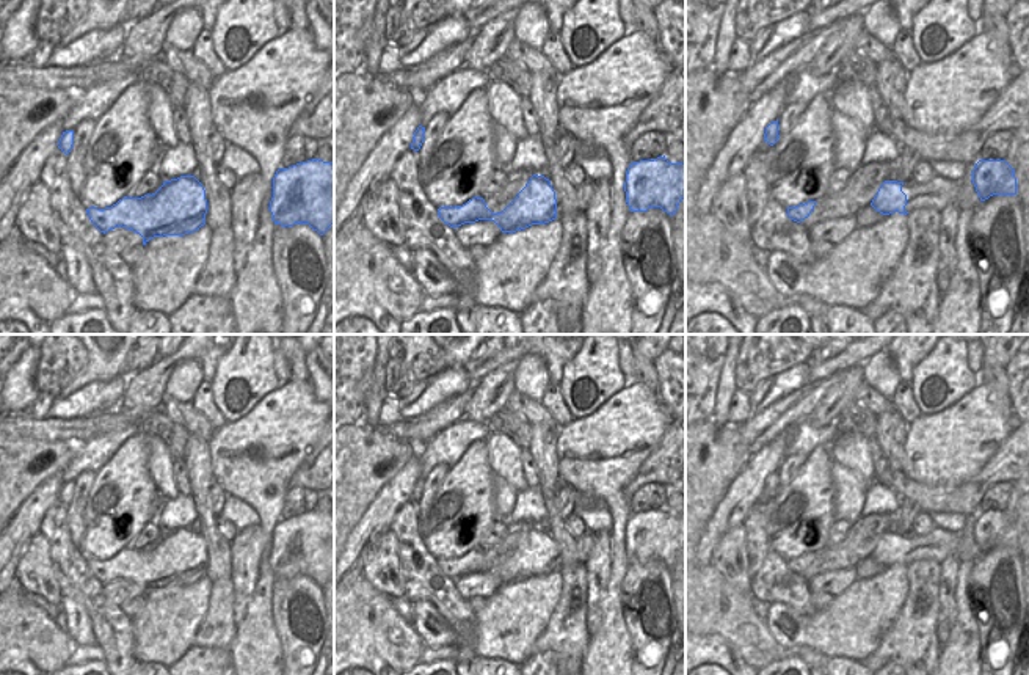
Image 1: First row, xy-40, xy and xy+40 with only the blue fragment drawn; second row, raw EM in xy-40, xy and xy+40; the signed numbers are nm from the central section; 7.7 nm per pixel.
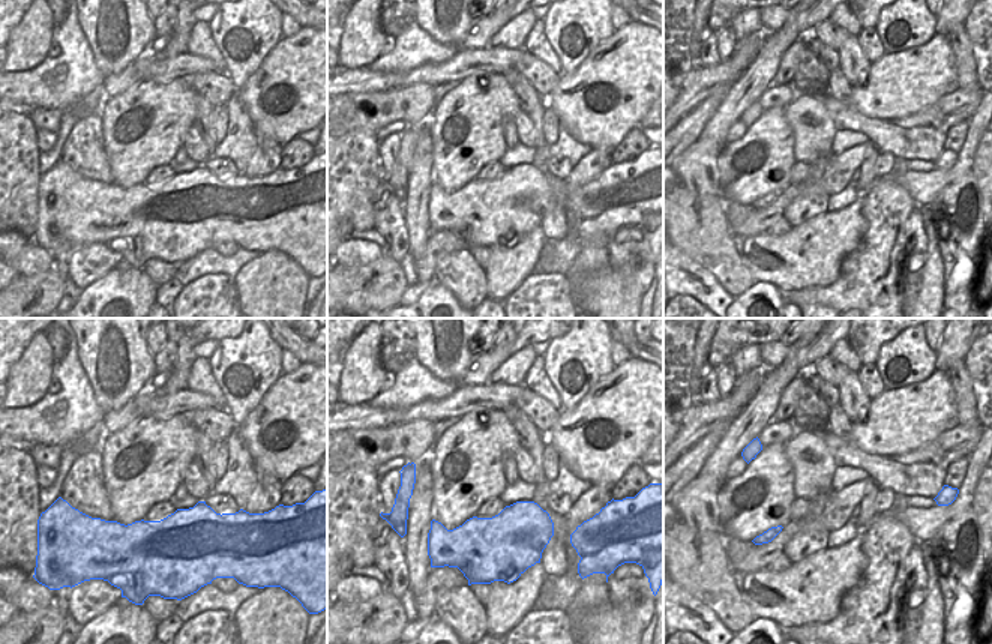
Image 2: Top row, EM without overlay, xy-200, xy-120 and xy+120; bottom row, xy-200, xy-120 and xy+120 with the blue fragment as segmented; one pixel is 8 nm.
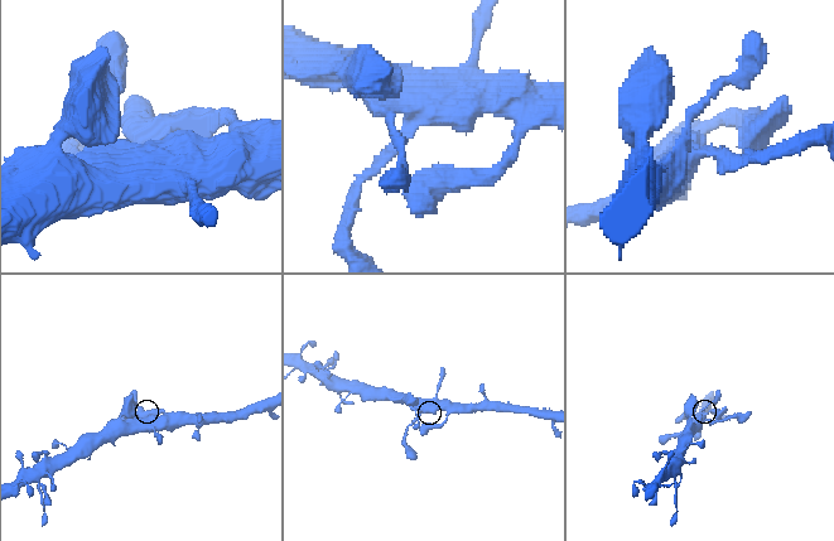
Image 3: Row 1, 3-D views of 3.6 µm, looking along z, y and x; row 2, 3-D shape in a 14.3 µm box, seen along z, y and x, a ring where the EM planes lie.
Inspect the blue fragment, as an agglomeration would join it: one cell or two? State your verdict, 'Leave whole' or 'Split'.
Leave whole

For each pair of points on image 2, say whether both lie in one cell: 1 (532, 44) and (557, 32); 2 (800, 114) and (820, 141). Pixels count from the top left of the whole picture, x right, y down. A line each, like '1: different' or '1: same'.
1: different
2: same

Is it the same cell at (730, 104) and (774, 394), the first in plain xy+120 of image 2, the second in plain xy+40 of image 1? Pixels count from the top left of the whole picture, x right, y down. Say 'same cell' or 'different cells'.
different cells

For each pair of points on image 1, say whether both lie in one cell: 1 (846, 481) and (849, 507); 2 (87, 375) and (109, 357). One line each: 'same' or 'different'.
1: same
2: same

